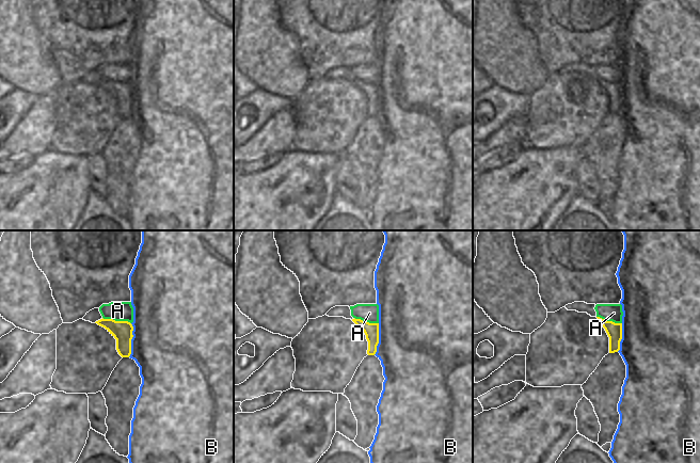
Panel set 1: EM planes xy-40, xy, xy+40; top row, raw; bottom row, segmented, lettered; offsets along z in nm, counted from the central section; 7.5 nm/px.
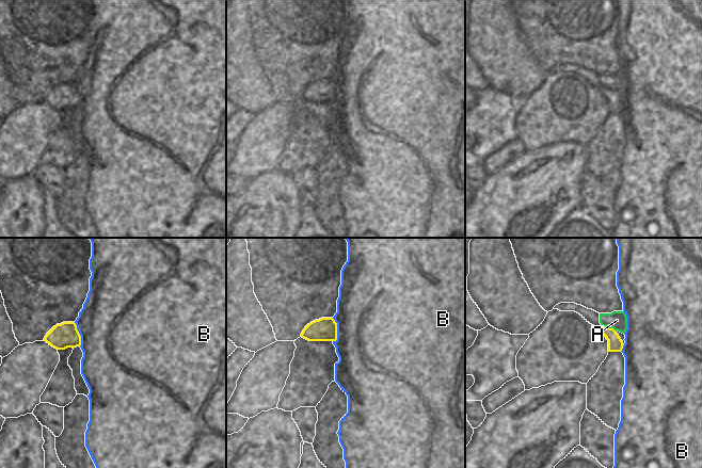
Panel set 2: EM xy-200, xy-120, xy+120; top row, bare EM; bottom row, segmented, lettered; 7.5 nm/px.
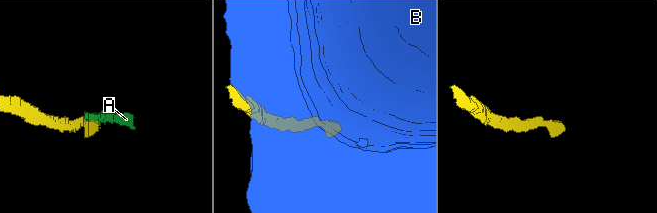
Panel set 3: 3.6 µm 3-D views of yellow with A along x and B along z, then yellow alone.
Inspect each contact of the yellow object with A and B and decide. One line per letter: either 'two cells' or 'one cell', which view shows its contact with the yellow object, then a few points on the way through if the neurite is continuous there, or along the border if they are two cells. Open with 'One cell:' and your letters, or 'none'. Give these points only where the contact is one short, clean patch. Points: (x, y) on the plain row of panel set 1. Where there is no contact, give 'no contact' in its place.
One cell: A
A: one cell; meets yellow in xy-40; runs through xy-40 (122, 92), (116, 82), (117, 72)
B: two cells; meets yellow in xy-40

